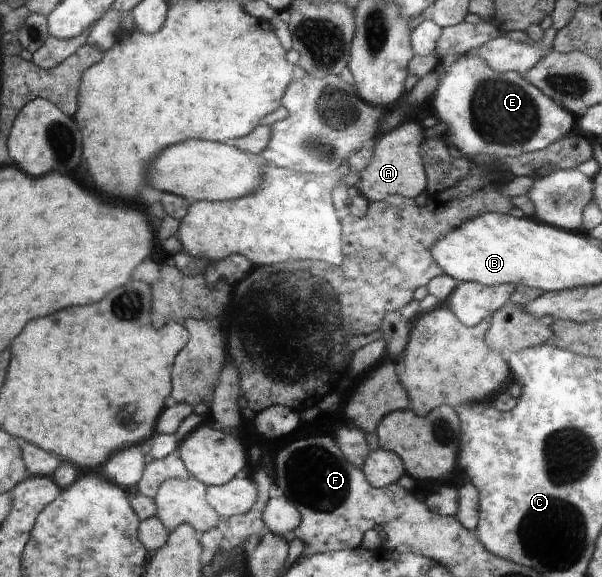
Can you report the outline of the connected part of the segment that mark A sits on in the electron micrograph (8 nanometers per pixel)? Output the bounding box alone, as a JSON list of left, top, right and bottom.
[357,120,426,201]

